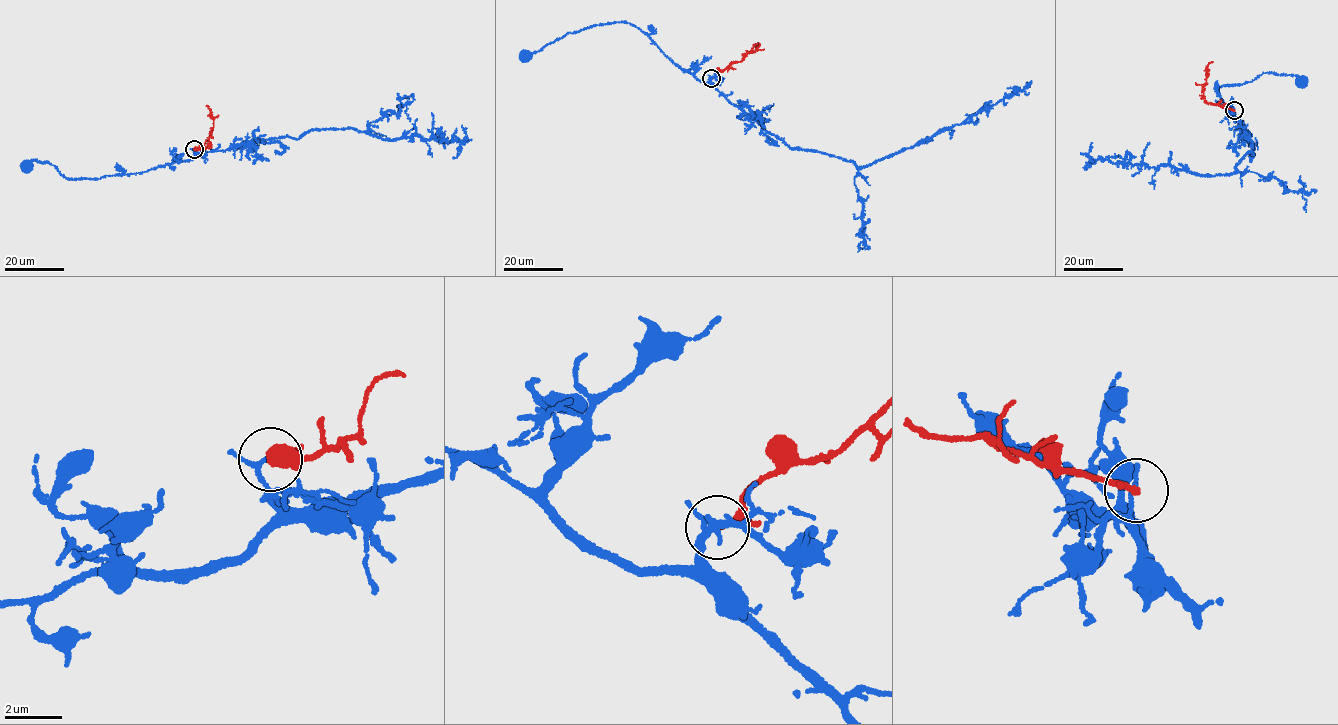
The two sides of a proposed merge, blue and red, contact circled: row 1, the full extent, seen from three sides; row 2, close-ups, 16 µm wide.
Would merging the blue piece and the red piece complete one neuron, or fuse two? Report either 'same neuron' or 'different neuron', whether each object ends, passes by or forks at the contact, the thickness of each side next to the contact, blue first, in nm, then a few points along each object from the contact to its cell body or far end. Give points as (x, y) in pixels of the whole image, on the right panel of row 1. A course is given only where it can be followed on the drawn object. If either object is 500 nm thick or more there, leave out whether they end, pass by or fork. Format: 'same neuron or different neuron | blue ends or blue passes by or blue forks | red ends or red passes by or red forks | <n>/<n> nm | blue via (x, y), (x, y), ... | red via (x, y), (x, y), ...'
different neuron | blue passes by | red passes by | 130/160 nm | blue via (1233, 110), (1234, 119), (1234, 111), (1218, 93), (1224, 85), (1253, 81), (1266, 72), (1292, 75), (1301, 81) | red via (1233, 110), (1205, 101), (1203, 85), (1207, 74), (1206, 67), (1212, 61)

